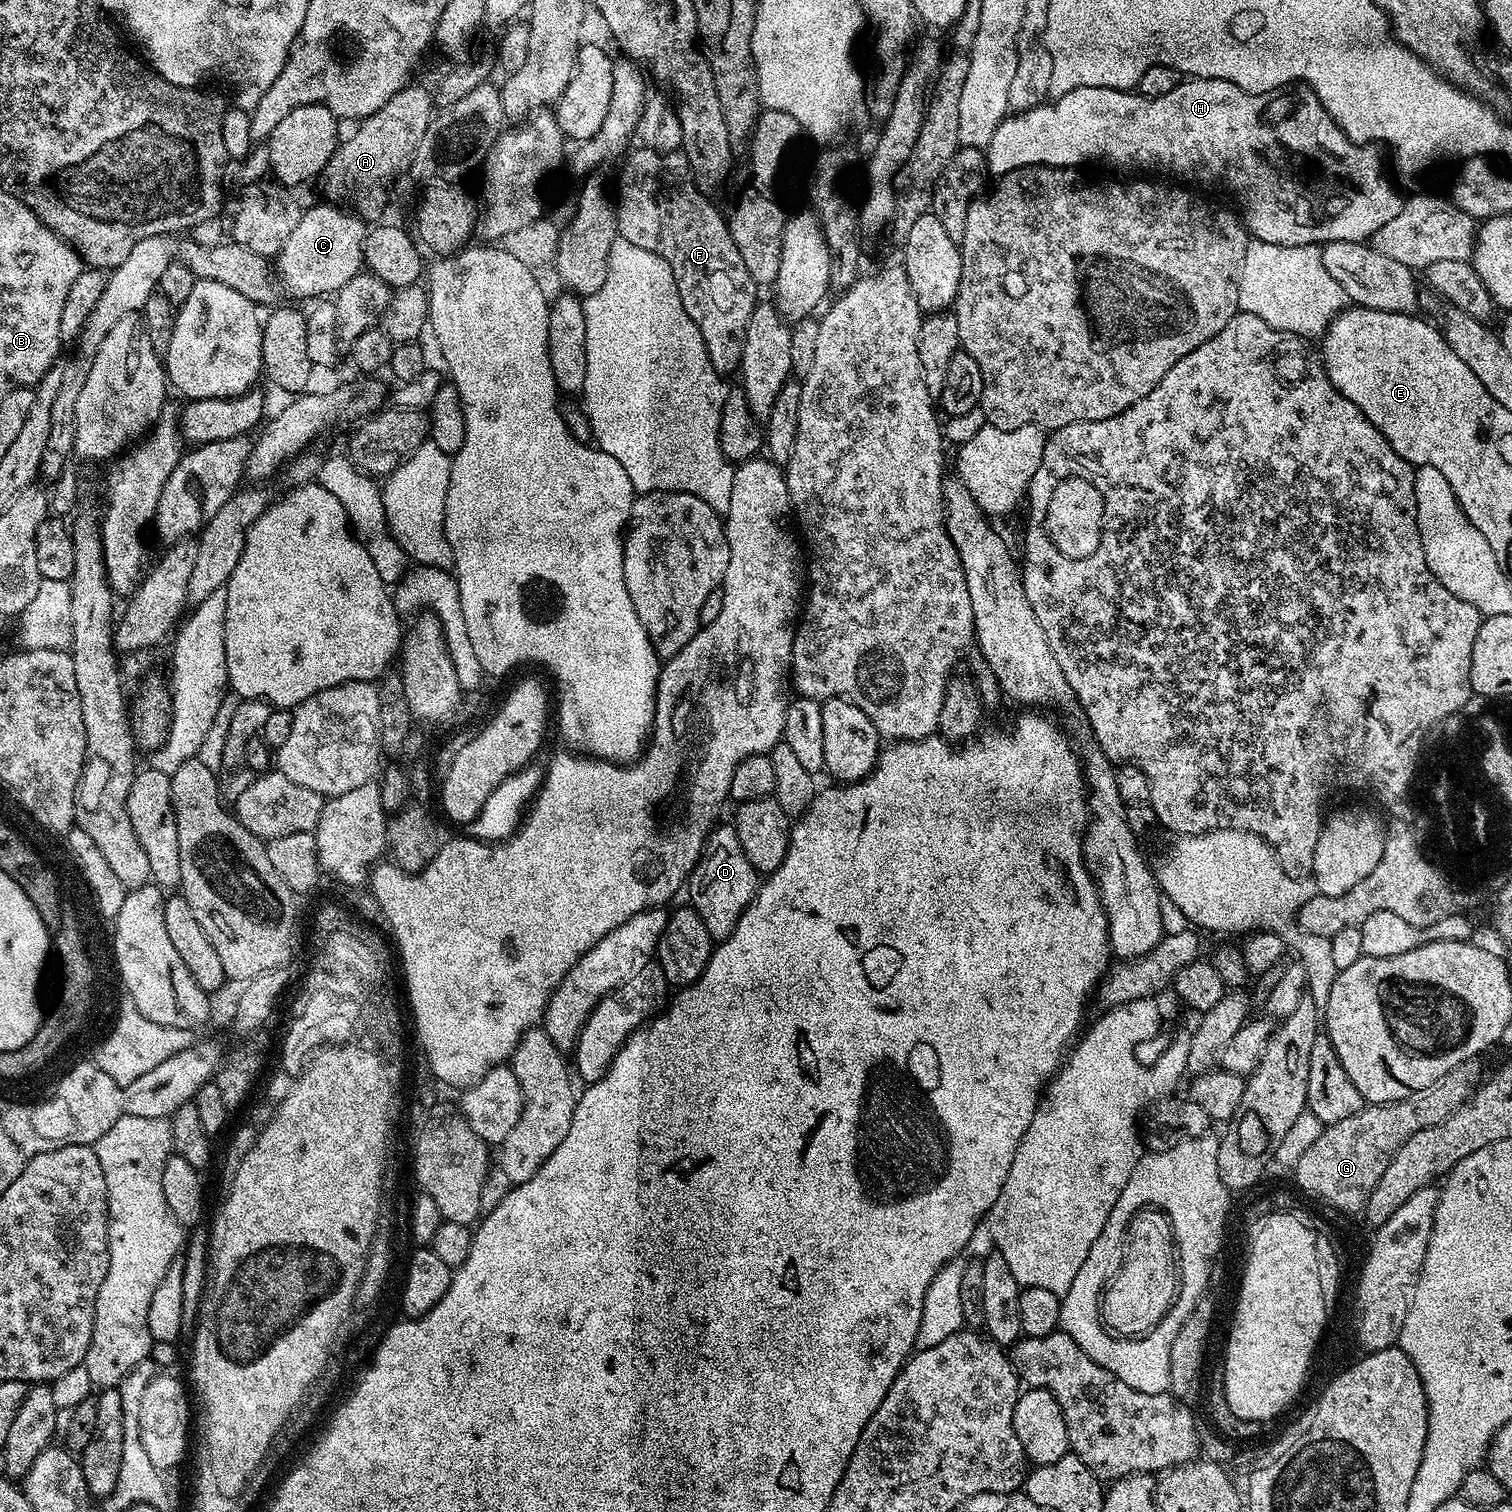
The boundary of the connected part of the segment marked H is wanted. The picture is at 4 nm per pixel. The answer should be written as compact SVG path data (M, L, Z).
M1199 78L1185 79L1177 88L1170 90L1170 94L1162 94L1162 98L1146 98L1132 90L1121 90L1118 88L1079 88L1073 92L1068 92L1065 96L1057 96L1051 102L1039 104L1037 108L1031 108L1025 112L1018 112L1005 116L1004 121L998 126L998 130L994 130L994 138L990 138L986 149L986 168L989 173L993 172L996 178L1005 176L1008 172L1013 172L1019 168L1031 168L1033 164L1047 164L1049 168L1074 168L1084 166L1087 160L1109 160L1112 164L1137 164L1140 168L1157 168L1160 172L1169 172L1172 176L1177 176L1180 180L1185 180L1185 185L1196 186L1192 184L1221 184L1234 199L1240 203L1239 211L1242 213L1244 227L1247 228L1249 237L1252 240L1261 240L1264 243L1276 243L1278 246L1296 247L1303 244L1311 244L1323 246L1329 244L1332 240L1341 240L1342 242L1368 242L1371 241L1372 235L1378 230L1382 230L1382 226L1386 226L1386 222L1390 222L1390 218L1395 218L1398 215L1398 210L1402 203L1402 196L1392 189L1392 184L1388 181L1388 176L1384 173L1384 160L1380 157L1381 149L1371 144L1356 144L1349 138L1344 131L1334 122L1331 111L1325 108L1324 103L1316 96L1314 89L1307 86L1292 86L1287 90L1281 91L1279 94L1271 92L1247 92L1238 86L1234 86L1234 82L1226 82L1225 80L1202 80Z

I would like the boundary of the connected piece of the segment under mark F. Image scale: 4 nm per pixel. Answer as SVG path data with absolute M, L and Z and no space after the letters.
M654 149L629 151L624 162L624 169L620 172L620 193L614 196L619 239L642 246L642 250L650 250L668 263L676 279L678 298L694 326L698 326L714 370L721 374L735 373L740 367L742 346L746 342L746 326L750 326L750 314L754 314L758 303L758 285L751 280L738 247L731 240L727 219L720 217L719 210L704 197L707 195L701 189L687 179L684 181L676 173L675 166Z

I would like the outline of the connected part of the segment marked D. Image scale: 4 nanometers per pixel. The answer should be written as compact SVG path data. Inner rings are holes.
M731 823L722 824L708 833L700 862L686 881L687 903L700 915L702 922L706 922L706 930L716 942L725 940L732 933L746 906L756 897L758 887L757 870L750 866L750 858L746 858L742 842L738 842L735 827Z

